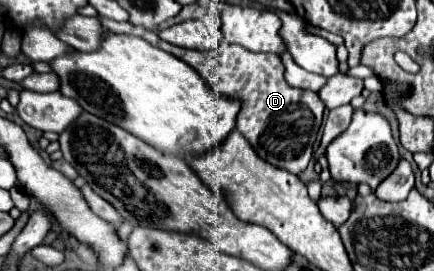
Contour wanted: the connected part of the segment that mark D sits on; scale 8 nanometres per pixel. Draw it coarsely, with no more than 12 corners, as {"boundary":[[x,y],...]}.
{"boundary":[[101,17],[239,97],[237,131],[275,167],[301,173],[321,127],[319,93],[291,87],[273,53],[169,45]]}

